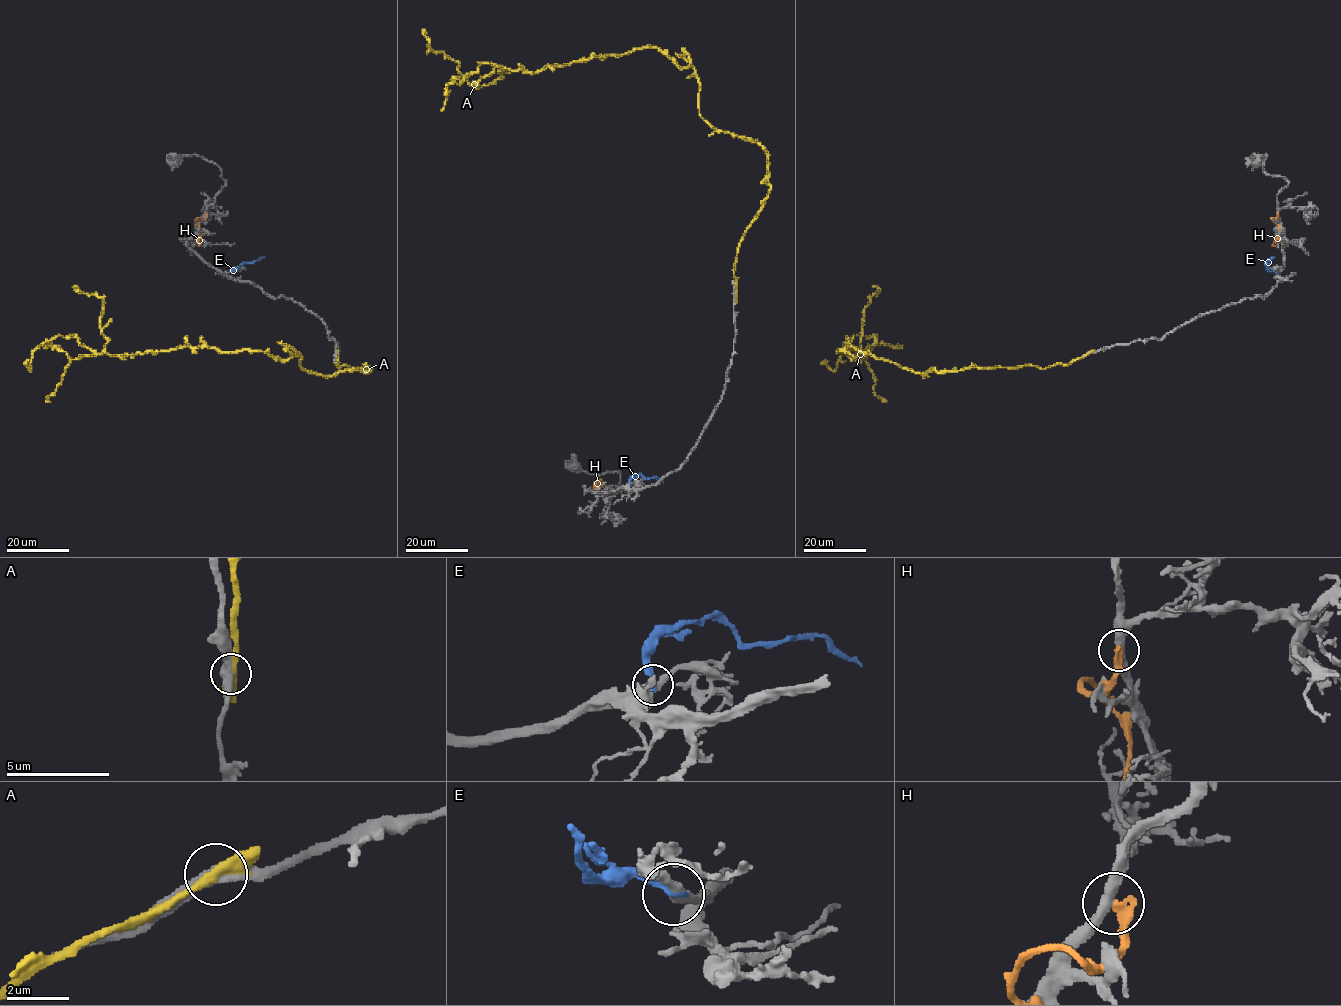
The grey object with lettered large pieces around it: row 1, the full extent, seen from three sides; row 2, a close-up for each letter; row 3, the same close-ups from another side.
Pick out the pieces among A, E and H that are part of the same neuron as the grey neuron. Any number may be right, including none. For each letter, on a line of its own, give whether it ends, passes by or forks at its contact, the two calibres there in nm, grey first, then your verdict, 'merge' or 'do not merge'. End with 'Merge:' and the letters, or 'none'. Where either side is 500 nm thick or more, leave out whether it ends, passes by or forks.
A: it passes by; calibres 400 and 360 nm; do not merge
E: it ends; calibres 320 and 280 nm; do not merge
H: it ends; calibres 360 and 280 nm; do not merge
Merge: none

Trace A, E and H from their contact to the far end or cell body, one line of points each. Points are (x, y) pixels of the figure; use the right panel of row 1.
A: (1090, 352), (1044, 368), (925, 375), (838, 349), (864, 354), (875, 334), (843, 342), (835, 369), (820, 363)
E: (1276, 272), (1265, 264), (1273, 257)
H: (1277, 213), (1277, 217), (1272, 218), (1279, 226), (1275, 246)

